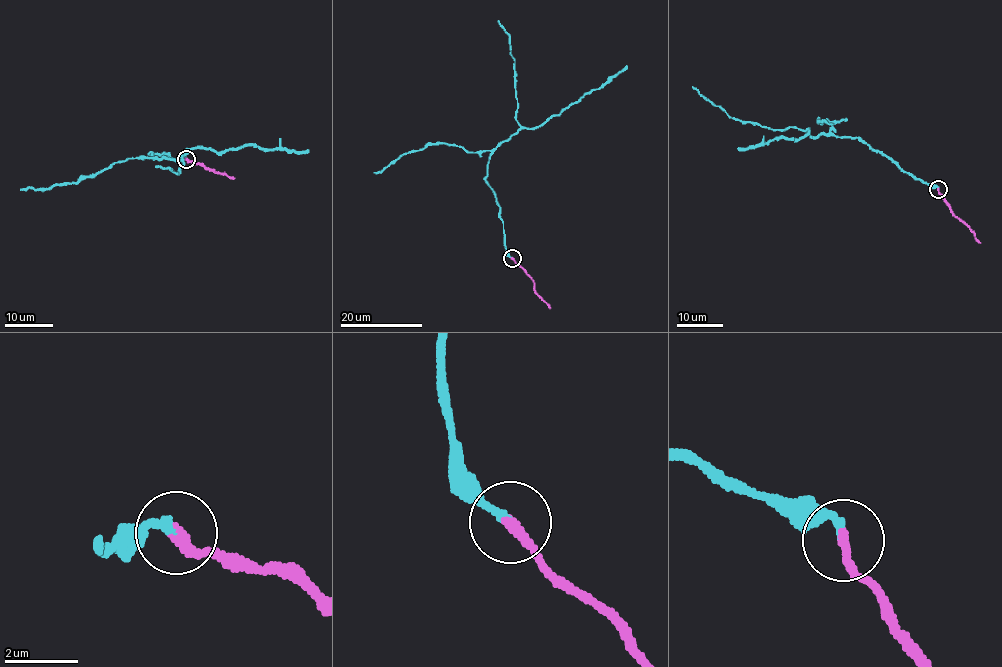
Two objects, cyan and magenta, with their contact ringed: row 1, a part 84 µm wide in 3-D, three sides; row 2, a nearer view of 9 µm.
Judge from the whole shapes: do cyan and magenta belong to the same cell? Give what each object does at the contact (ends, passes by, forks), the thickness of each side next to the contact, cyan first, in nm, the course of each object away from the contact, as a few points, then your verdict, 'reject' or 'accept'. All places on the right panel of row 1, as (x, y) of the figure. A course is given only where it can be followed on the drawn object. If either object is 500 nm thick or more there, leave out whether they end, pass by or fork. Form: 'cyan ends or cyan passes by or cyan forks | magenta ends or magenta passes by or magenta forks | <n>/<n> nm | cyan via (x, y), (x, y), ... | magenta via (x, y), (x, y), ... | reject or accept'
cyan ends | magenta ends | 240/280 nm | cyan via (938, 189), (857, 138), (823, 134), (815, 138), (808, 129), (798, 140), (738, 148) | magenta via (938, 189), (956, 217), (964, 221), (980, 243) | accept

